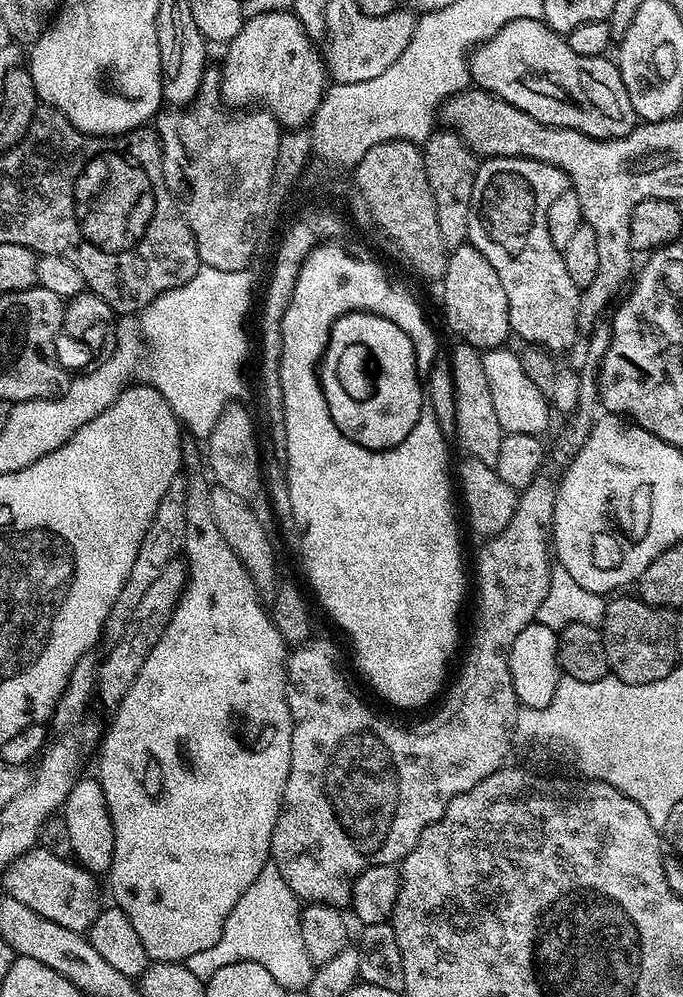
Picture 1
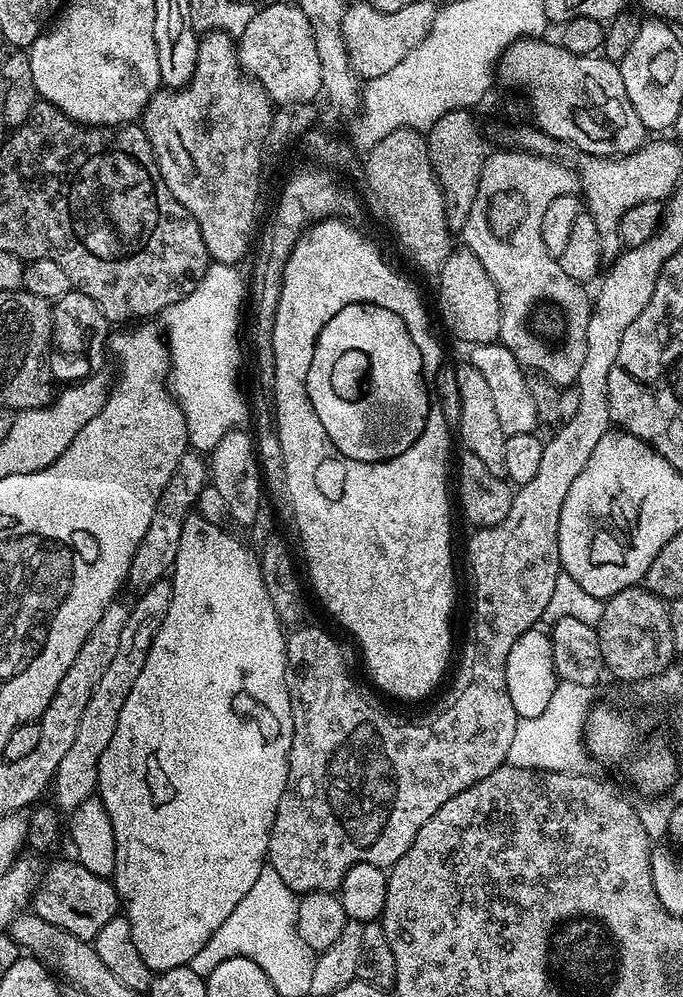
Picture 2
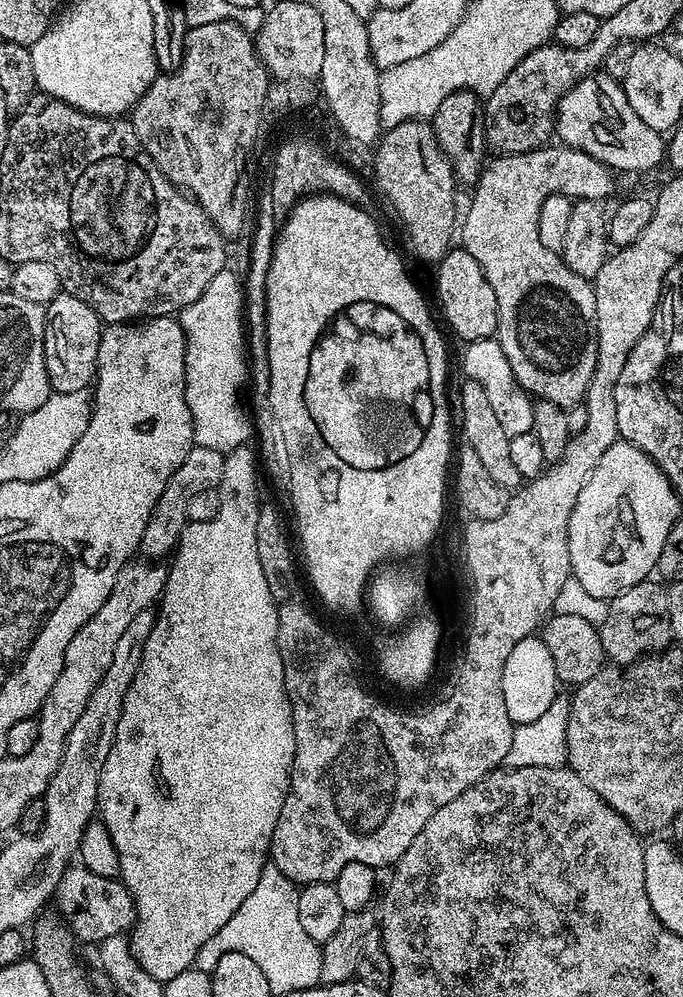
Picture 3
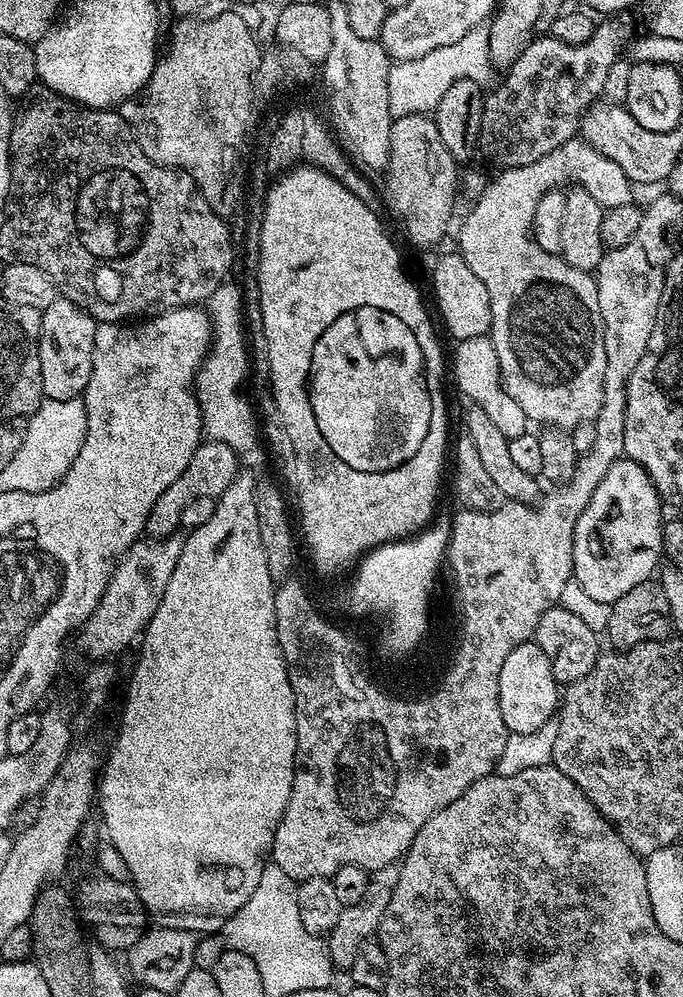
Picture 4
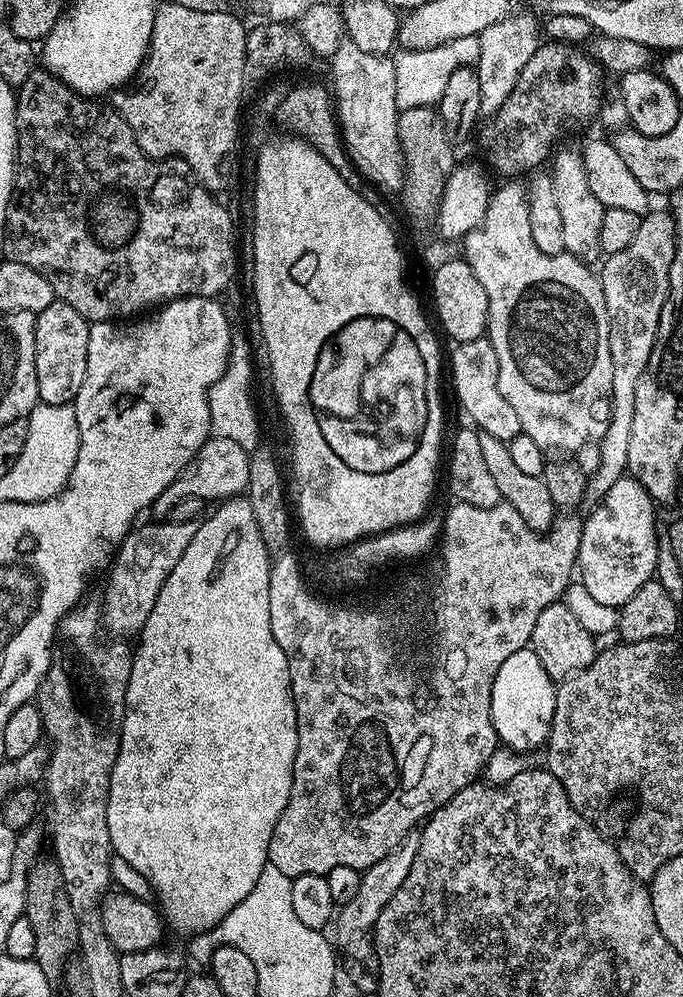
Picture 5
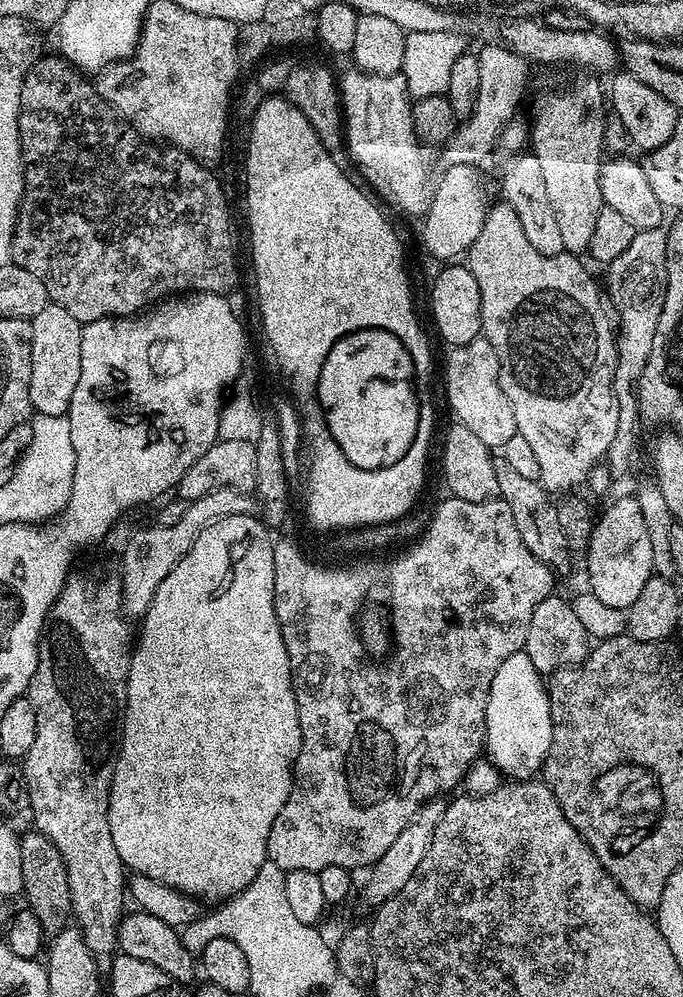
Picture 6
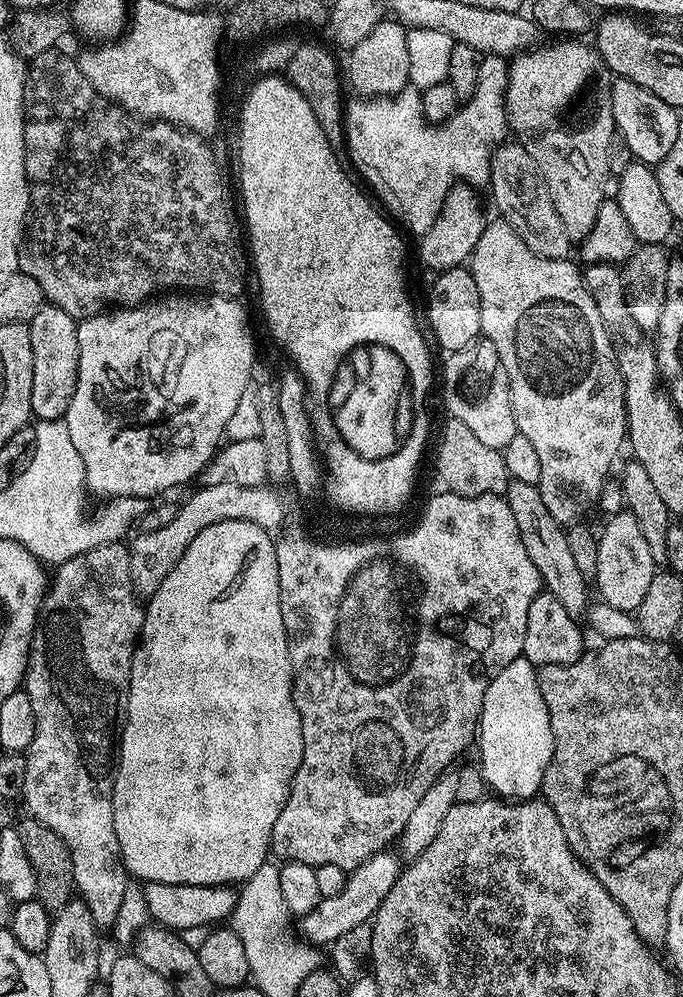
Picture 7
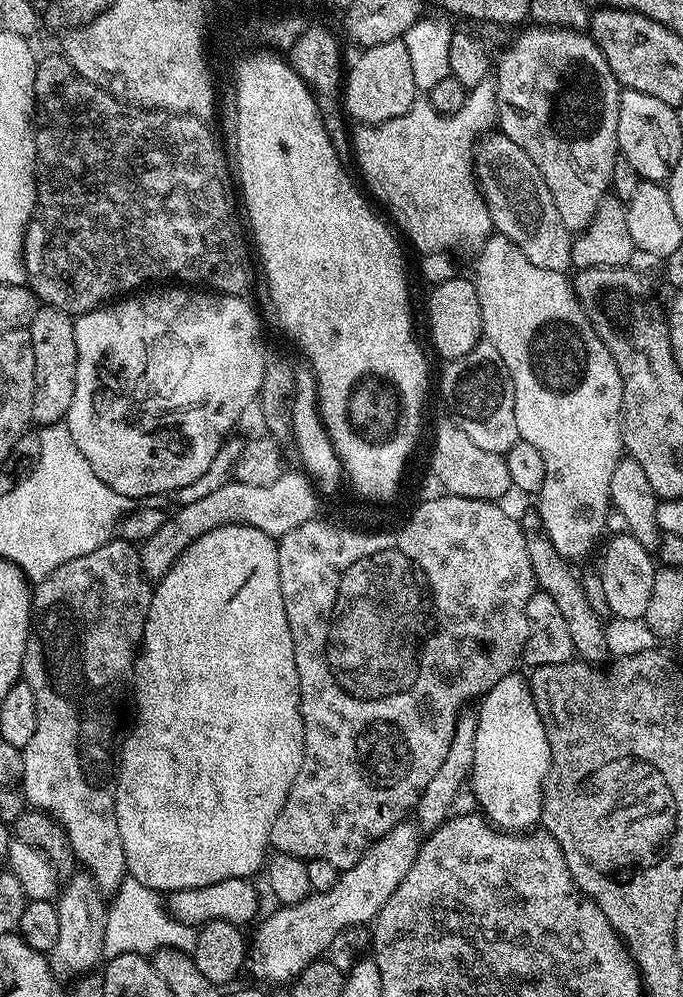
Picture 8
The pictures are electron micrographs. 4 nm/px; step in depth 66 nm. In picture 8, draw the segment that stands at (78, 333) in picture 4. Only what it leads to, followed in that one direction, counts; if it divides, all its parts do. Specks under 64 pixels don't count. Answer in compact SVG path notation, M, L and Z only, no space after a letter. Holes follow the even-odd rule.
M47 306L37 307L27 327L34 346L34 402L32 424L58 424L67 417L70 402L74 402L78 346L74 342L74 319L67 312Z

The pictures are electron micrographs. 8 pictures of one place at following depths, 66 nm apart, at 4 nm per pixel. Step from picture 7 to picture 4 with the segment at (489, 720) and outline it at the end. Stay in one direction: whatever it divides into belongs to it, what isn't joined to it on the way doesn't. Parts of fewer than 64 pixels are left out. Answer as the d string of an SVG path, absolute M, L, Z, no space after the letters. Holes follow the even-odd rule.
M531 643L510 650L498 678L498 702L502 710L502 722L508 727L509 733L530 734L557 715L558 685L552 676L550 662L545 656L534 654Z

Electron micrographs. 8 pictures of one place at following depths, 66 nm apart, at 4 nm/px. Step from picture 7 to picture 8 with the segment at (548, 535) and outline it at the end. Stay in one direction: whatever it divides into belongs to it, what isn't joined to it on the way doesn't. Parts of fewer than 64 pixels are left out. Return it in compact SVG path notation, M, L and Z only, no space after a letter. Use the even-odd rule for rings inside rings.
M535 511L522 516L524 527L524 541L526 550L530 554L530 566L534 570L534 578L539 591L550 594L558 605L558 611L566 621L566 627L570 629L570 638L574 638L574 653L581 661L593 666L599 665L599 660L609 659L610 653L606 646L605 621L594 609L590 607L590 601L586 598L586 590L582 590L577 569L569 561L563 560L554 548L544 529L540 527L540 518Z

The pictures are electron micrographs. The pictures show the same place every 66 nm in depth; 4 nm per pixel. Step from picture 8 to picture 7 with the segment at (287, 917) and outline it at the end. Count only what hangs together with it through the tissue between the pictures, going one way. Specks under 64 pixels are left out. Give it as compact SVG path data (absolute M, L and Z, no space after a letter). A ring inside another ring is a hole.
M385 850L374 854L369 860L348 872L348 881L337 896L321 898L318 906L310 910L310 914L299 917L299 935L313 946L331 946L335 940L342 938L342 934L346 934L346 930L369 923L375 916L378 906L382 906L386 894L390 894L390 890L396 885L401 871L402 860L395 851Z

